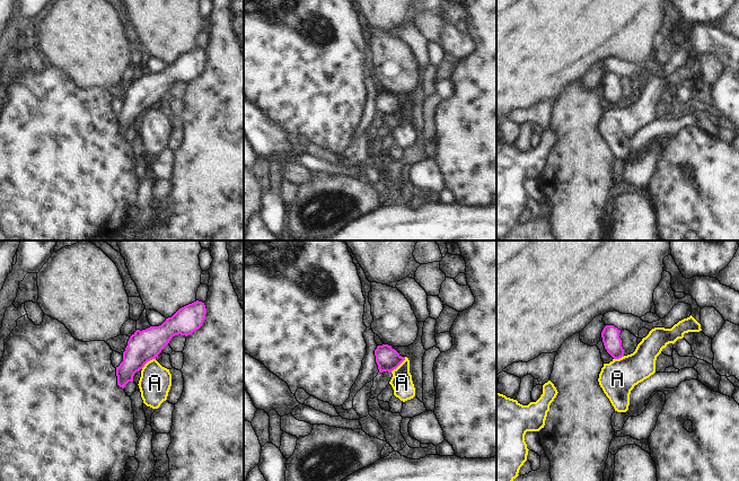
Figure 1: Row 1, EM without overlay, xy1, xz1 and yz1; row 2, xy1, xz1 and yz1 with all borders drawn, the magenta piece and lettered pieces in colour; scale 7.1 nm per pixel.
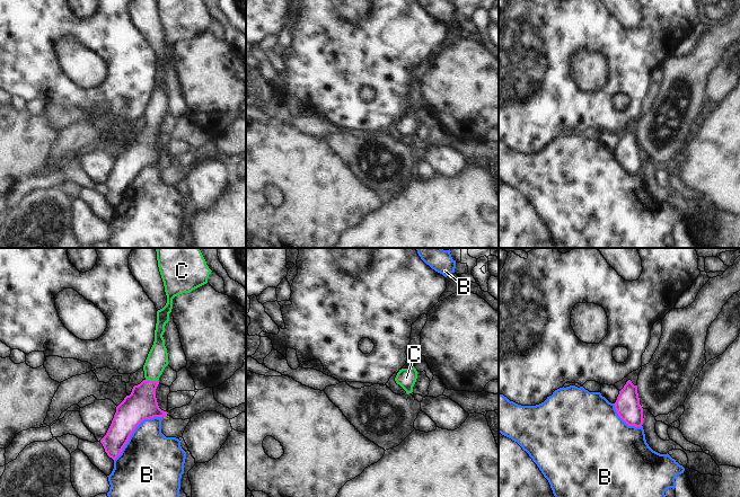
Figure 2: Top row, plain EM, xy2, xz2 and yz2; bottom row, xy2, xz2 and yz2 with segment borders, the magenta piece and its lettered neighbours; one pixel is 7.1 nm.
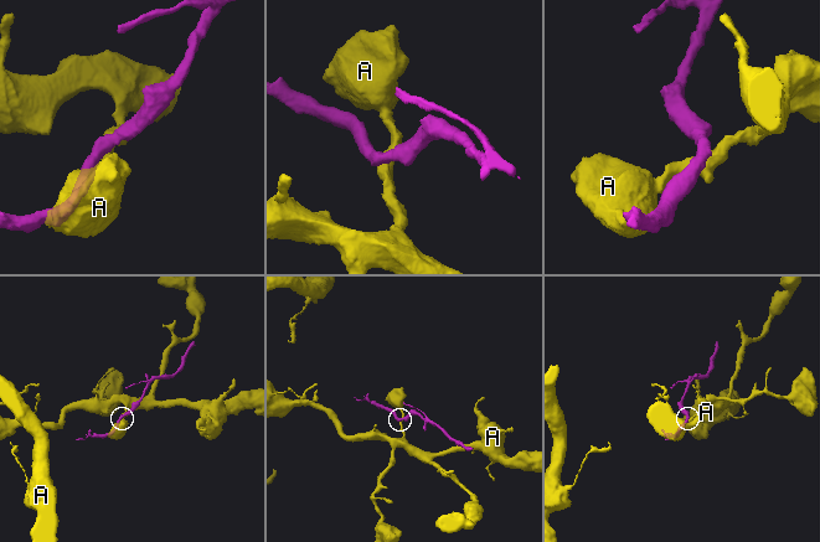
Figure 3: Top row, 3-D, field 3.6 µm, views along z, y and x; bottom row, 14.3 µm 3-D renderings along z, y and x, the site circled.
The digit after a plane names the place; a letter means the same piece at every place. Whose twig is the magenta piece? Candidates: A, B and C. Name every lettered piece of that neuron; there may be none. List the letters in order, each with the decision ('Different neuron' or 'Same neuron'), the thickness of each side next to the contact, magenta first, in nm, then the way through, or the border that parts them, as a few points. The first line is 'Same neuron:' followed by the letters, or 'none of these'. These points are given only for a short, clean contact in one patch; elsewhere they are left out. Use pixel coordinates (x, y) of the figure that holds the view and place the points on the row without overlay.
Same neuron: C
A: Different neuron. Thickness 160 nm (magenta) against 150 nm. Boundary: xz1 (405, 104), (390, 119)
B: Different neuron. Thickness 220 nm (magenta) against 420 nm
C: Same neuron. Thickness 220 nm (magenta) against 150 nm. Path across: xy2 (141, 151), (142, 144), (152, 129), (152, 117), (157, 107).

